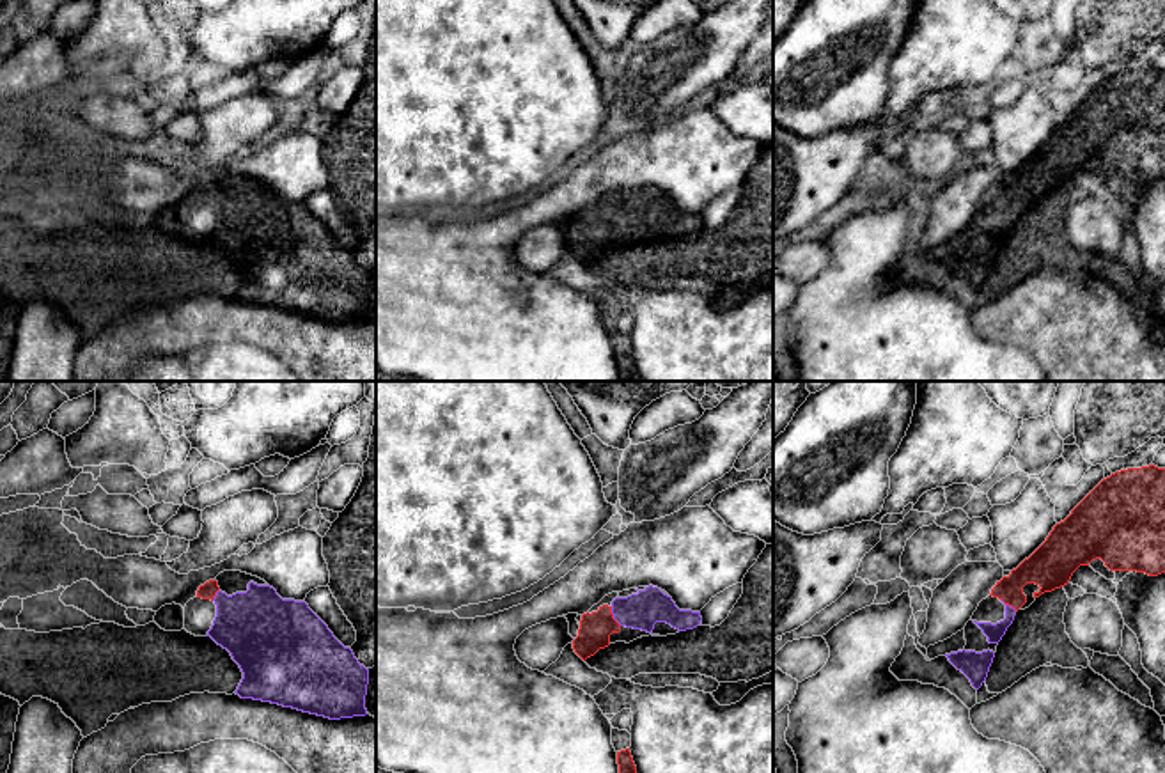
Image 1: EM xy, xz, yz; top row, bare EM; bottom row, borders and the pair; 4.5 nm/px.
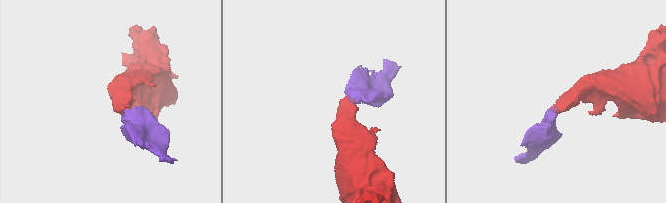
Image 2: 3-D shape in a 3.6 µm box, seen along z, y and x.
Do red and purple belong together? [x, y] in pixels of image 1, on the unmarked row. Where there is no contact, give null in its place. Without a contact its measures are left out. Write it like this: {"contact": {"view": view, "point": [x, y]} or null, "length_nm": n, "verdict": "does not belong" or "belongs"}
{"contact": {"view": "xz", "point": [612, 218]}, "length_nm": 100, "verdict": "belongs"}

